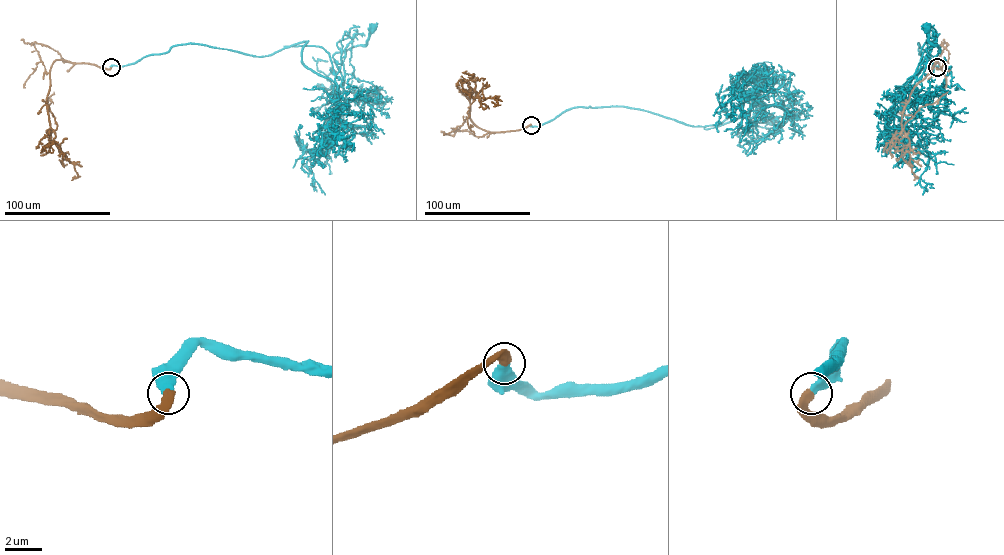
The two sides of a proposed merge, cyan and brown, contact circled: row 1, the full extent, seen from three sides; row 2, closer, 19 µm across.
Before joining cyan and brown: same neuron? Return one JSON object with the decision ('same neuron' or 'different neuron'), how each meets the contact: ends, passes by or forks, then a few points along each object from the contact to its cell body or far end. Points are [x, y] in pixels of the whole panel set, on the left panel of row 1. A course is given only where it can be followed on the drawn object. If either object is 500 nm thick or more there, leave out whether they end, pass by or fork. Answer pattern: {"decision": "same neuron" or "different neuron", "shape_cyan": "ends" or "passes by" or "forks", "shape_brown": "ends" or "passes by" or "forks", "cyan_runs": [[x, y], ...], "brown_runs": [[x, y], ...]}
{"decision": "same neuron", "cyan_runs": [[110, 68], [189, 43], [257, 56], [315, 46], [329, 54], [341, 79], [333, 56], [364, 45], [373, 28]], "brown_runs": [[110, 68], [56, 60], [50, 69], [46, 104], [50, 127], [47, 132], [74, 165], [78, 176], [71, 180]]}

